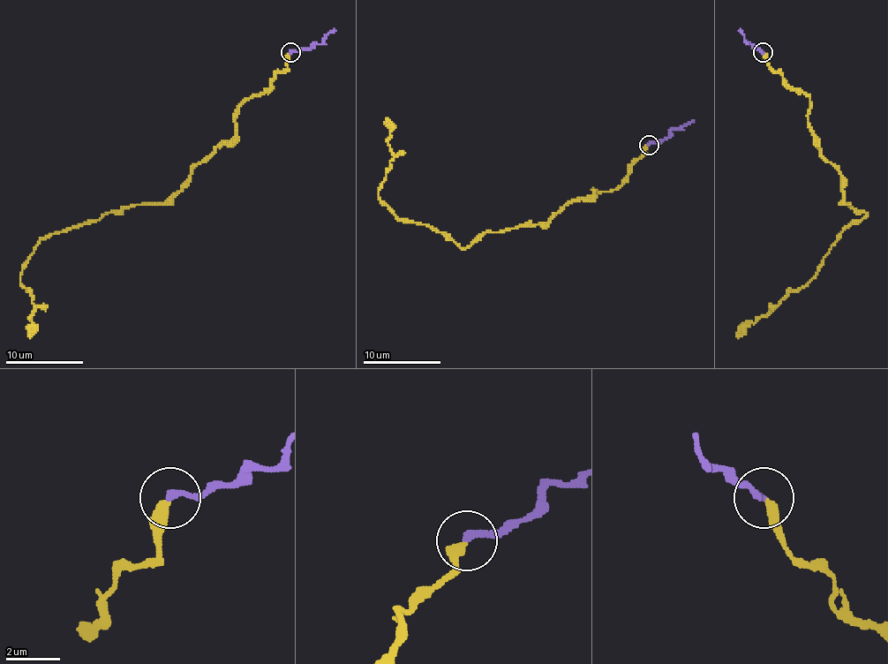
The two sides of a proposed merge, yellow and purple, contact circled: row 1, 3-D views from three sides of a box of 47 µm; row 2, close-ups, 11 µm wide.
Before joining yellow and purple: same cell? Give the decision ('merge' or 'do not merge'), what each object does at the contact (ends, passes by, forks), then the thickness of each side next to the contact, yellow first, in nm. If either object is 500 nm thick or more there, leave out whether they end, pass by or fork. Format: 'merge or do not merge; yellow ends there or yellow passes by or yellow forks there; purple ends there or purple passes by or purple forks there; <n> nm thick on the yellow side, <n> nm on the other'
merge; yellow ends there; purple ends there; 360 nm thick on the yellow side, 220 nm on the other

